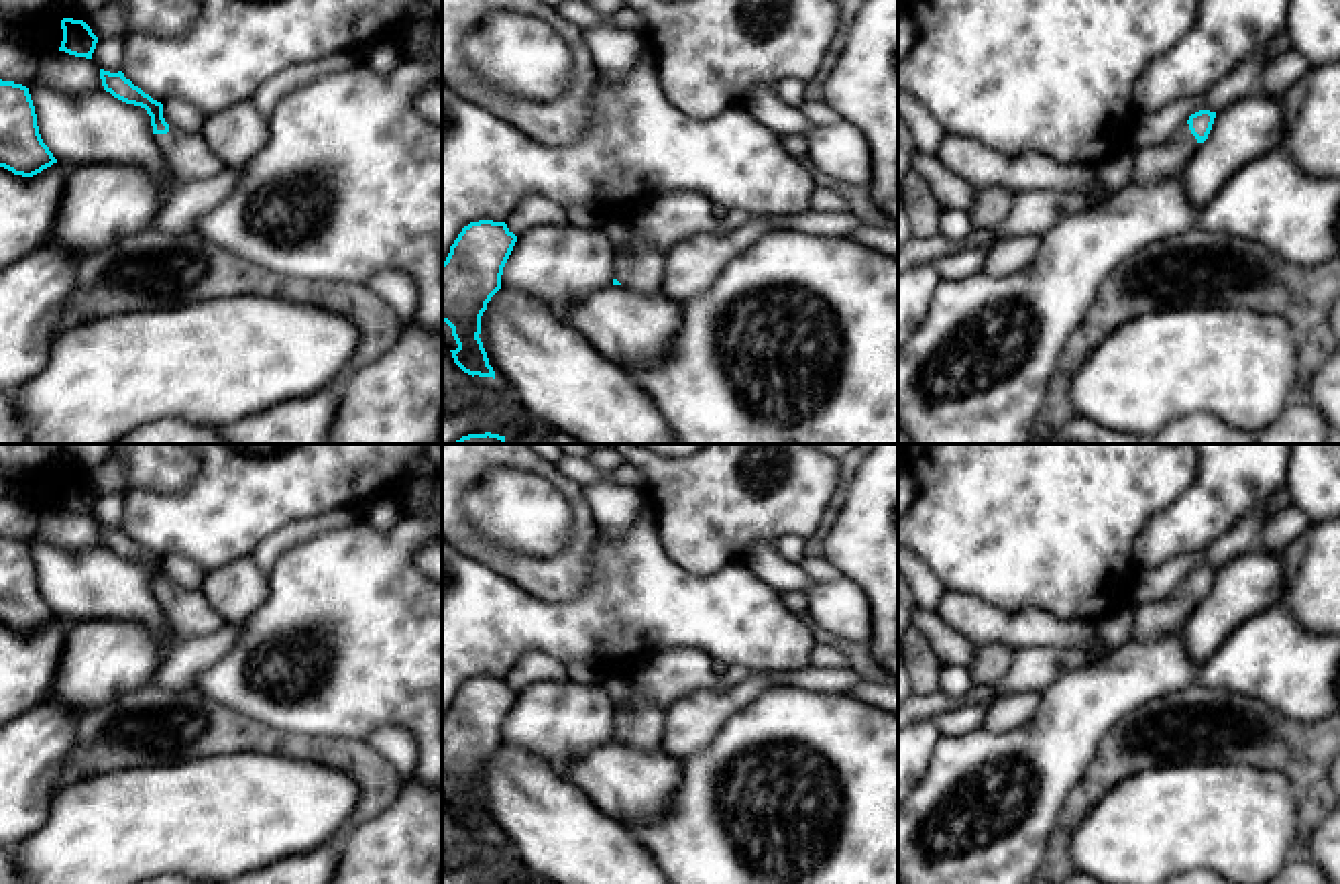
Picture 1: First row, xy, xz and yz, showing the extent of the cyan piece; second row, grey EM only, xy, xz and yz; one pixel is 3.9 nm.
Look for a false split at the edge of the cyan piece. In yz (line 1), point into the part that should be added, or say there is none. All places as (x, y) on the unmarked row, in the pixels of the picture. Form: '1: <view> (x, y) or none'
1: yz (1155, 620)

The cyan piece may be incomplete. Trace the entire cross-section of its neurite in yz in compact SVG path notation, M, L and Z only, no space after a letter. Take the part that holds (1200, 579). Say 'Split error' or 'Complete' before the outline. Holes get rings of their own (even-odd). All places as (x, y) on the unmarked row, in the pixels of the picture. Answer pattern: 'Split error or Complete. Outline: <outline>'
Split error. Outline: M1199 566L1165 599L1134 607L1134 640L1159 640L1169 633L1183 633L1185 623L1212 587L1216 568Z

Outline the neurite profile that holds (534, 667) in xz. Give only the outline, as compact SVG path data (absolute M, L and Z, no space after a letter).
M529 652L511 668L505 680L509 688L519 693L536 682L564 682L568 680L568 672L560 660Z

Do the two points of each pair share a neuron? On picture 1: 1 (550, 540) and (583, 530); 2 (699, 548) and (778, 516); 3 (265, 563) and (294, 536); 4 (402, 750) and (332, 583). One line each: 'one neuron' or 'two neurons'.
1: two neurons
2: one neuron
3: one neuron
4: two neurons

